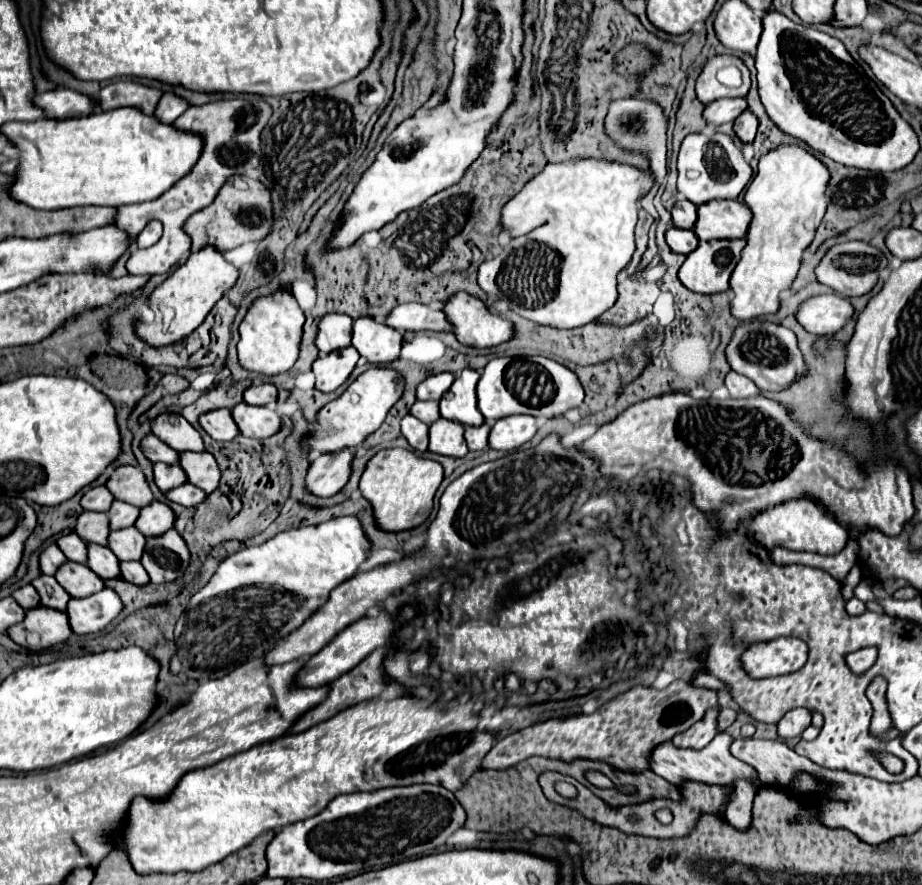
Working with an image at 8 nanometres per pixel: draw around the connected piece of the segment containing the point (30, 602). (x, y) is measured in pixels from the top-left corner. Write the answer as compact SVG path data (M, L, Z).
M24 585L20 589L16 589L12 593L12 597L16 599L16 603L20 603L20 607L24 609L32 609L32 607L38 607L40 605L40 597L36 593L36 589L32 585Z

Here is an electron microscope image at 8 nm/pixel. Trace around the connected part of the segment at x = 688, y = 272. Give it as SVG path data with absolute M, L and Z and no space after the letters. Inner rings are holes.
M744 239L700 241L696 251L692 251L680 267L678 277L682 285L704 295L726 291L744 245Z

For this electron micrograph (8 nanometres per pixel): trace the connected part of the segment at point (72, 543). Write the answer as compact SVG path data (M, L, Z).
M74 533L62 535L56 541L56 545L60 547L60 551L64 551L68 561L74 561L74 563L84 563L86 561L86 543L78 535L74 535Z

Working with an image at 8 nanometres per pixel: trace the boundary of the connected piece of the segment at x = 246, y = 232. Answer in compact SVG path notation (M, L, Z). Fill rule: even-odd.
M232 175L232 179L228 179L228 183L224 183L224 187L218 191L210 207L204 207L204 211L196 211L196 215L188 217L188 223L184 223L184 231L192 239L190 247L192 253L208 245L214 245L218 251L228 251L242 243L264 239L270 231L270 225L272 225L272 201L268 189L256 179Z

